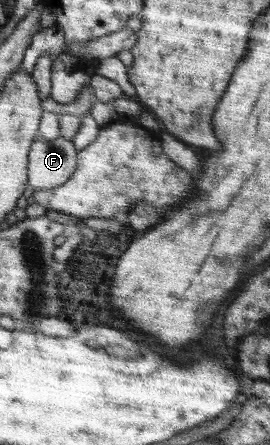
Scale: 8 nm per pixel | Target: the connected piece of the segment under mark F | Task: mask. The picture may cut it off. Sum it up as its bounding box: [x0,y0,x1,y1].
[30,137,77,190]

